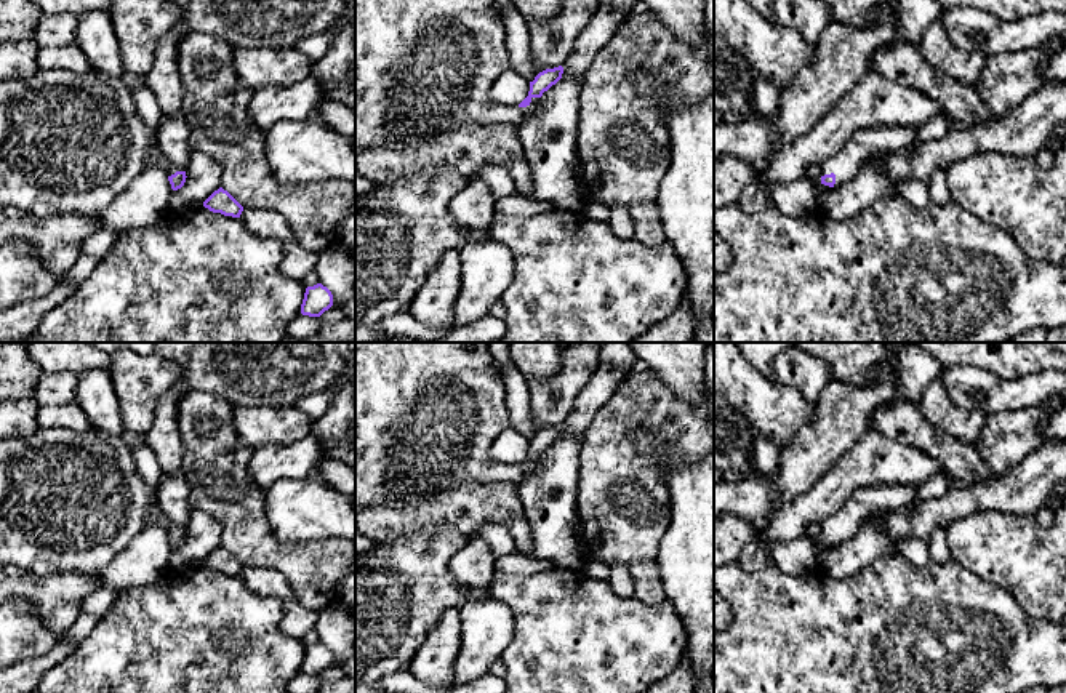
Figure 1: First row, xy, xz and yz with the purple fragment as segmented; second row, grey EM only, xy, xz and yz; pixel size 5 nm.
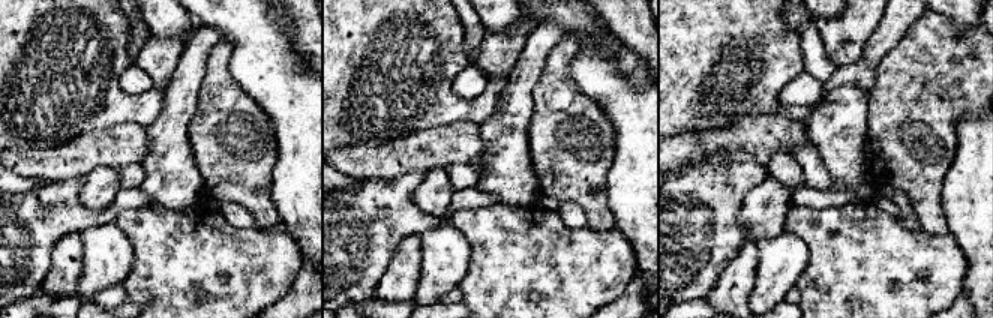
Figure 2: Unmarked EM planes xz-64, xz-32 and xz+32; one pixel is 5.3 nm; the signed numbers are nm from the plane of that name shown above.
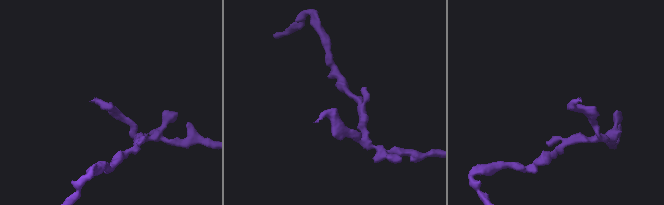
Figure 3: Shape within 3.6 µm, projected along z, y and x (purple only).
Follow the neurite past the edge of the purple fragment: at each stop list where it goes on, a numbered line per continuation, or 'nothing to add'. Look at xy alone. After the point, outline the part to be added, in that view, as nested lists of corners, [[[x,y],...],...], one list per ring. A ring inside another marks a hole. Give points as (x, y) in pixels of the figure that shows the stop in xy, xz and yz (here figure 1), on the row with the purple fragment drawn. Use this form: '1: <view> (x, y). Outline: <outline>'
1: xy (71, 143). Outline: [[[58,69],[0,82],[0,205],[45,218],[98,216],[149,165],[160,165],[168,176],[184,171],[158,150],[155,136],[136,110],[130,80],[96,70]]]

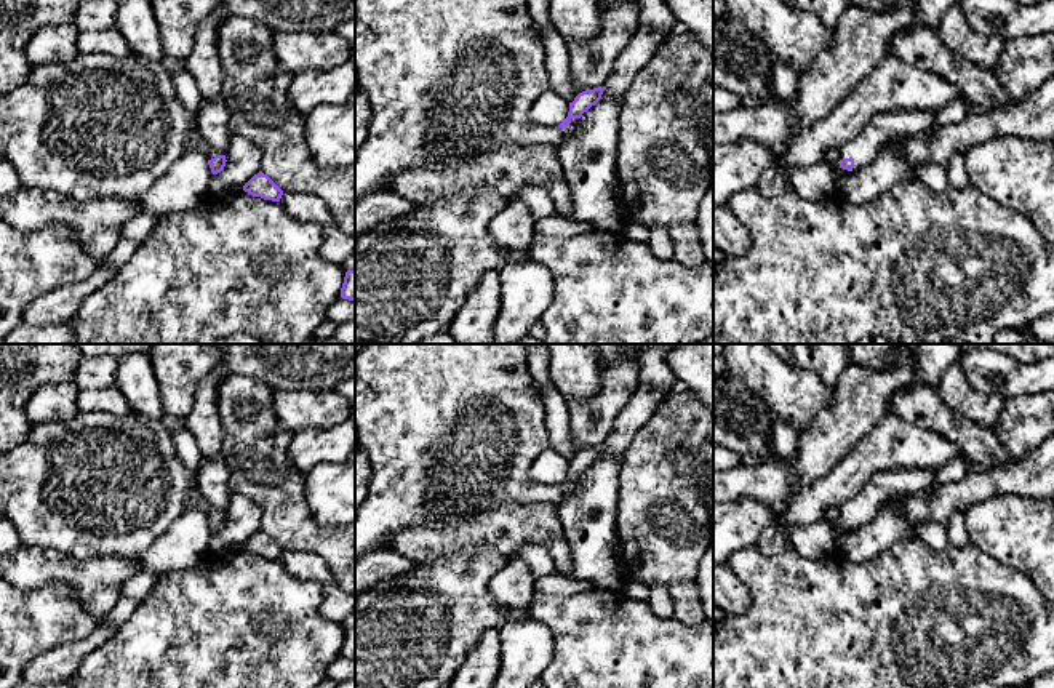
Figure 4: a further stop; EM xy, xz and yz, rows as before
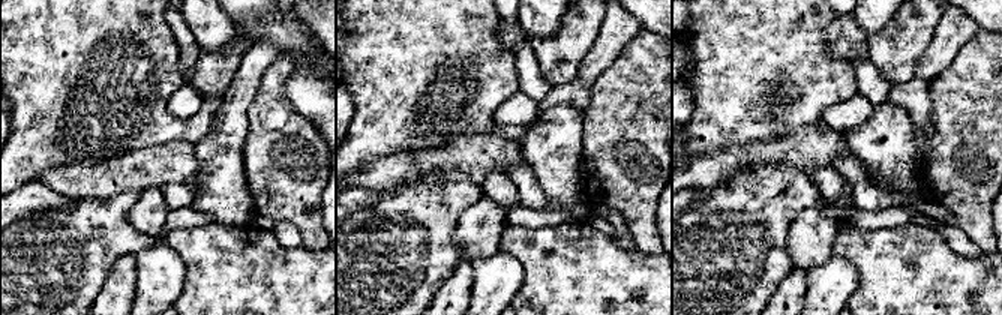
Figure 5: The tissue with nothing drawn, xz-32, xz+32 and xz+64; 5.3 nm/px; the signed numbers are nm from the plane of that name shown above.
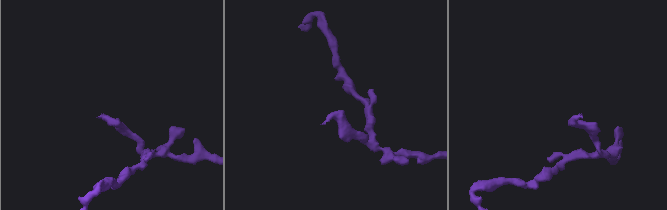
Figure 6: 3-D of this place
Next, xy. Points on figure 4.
1: xy (95, 127). Outline: [[[78,54],[64,62],[32,67],[21,86],[0,96],[0,155],[14,168],[24,187],[48,189],[85,202],[138,200],[189,149],[200,149],[208,160],[224,155],[198,134],[195,120],[176,94],[170,64],[165,62],[136,54]]]

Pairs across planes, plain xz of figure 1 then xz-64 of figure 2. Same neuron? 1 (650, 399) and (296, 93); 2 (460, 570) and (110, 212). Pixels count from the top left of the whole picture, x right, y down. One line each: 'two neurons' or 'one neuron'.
1: two neurons
2: two neurons

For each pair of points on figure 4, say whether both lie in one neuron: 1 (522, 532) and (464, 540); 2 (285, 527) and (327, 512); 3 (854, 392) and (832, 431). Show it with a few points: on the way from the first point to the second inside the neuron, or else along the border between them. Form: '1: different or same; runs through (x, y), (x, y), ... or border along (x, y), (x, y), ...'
1: same; runs through (507, 527), (479, 533)
2: different; border along (304, 480), (312, 517), (322, 525), (338, 527)
3: same; runs through (854, 402), (854, 408), (842, 421)

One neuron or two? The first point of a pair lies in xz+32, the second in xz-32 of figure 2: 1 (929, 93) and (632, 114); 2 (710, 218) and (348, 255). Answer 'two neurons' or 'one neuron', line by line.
1: two neurons
2: one neuron

